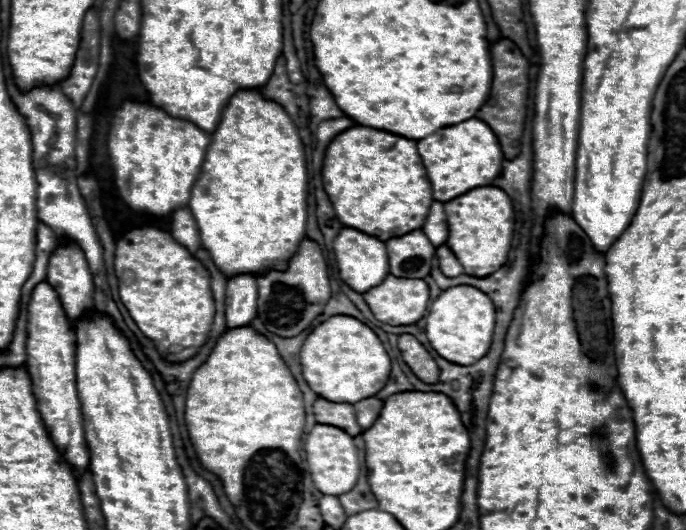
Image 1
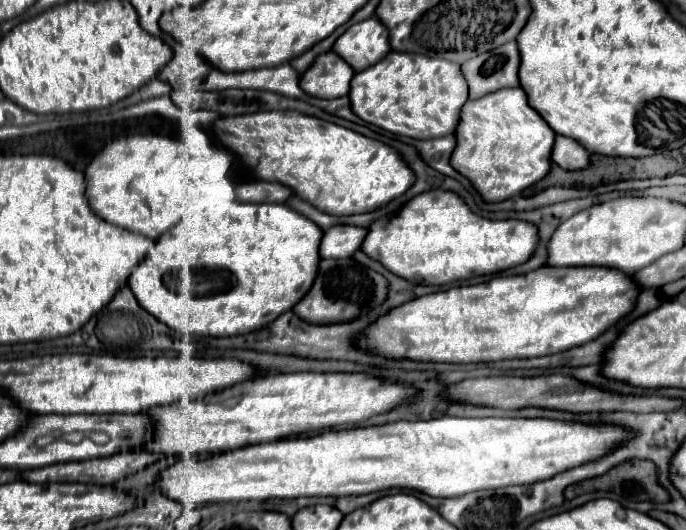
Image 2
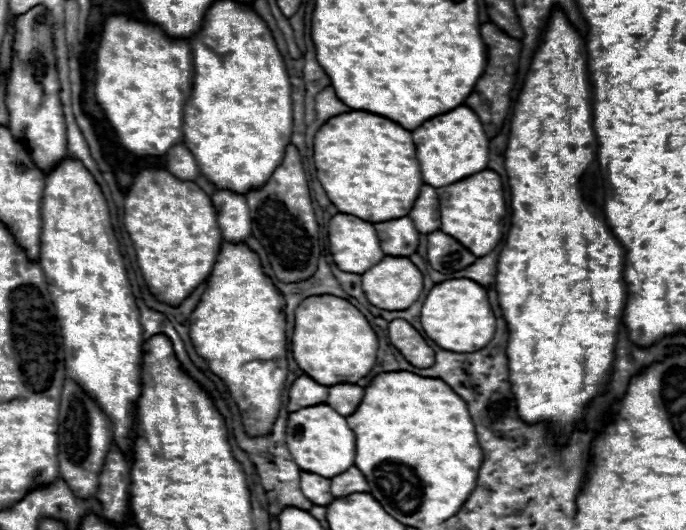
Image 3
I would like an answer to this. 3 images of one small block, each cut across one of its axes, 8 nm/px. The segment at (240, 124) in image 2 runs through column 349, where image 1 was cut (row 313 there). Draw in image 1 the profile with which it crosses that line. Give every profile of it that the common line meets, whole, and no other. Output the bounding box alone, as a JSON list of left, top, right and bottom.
[114,226,214,364]

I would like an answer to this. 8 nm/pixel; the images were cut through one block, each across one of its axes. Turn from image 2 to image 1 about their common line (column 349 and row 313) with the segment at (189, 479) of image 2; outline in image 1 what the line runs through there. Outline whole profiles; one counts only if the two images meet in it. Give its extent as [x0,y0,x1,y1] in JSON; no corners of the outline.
[426,286,496,366]

